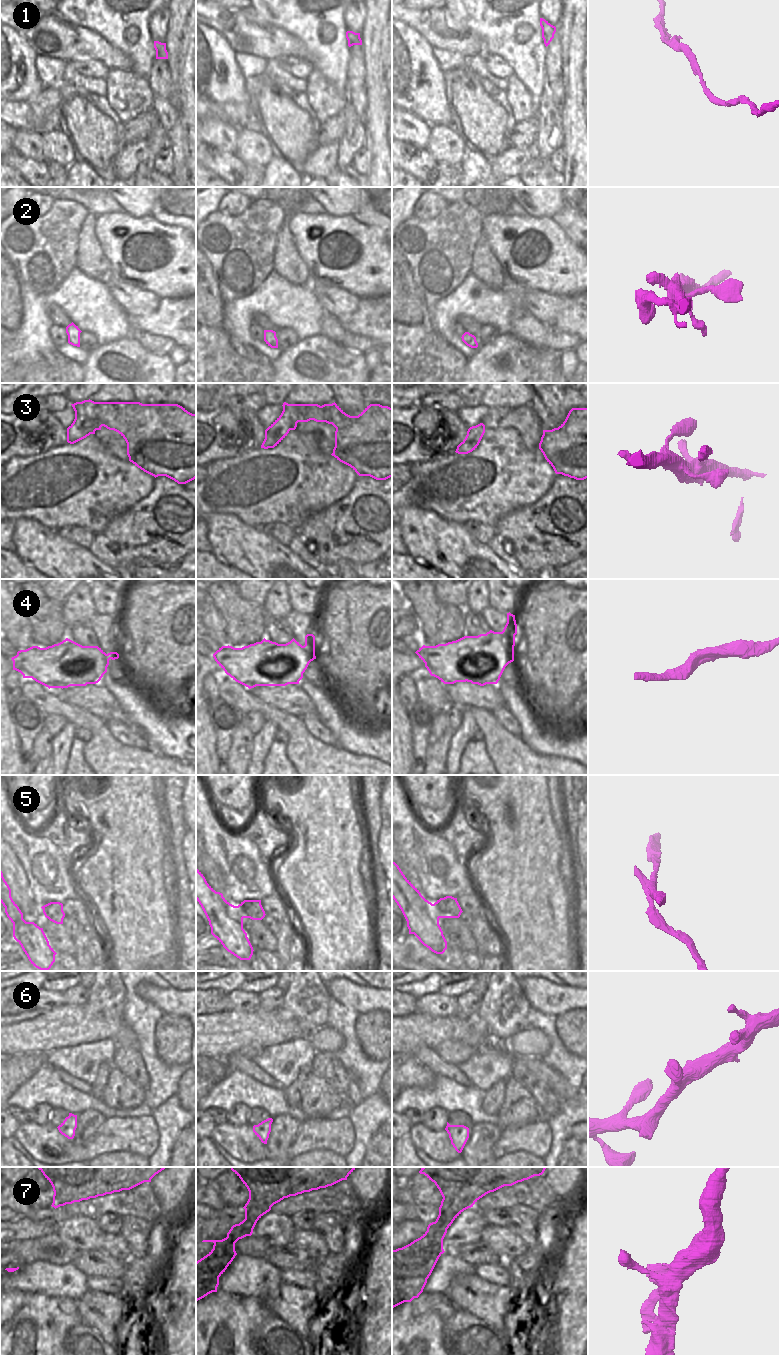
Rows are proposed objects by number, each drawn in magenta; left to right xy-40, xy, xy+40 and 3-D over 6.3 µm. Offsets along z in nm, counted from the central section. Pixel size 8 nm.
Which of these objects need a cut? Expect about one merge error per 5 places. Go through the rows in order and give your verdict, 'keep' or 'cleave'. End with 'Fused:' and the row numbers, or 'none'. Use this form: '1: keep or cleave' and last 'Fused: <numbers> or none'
1: keep
2: keep
3: keep
4: keep
5: cleave
6: keep
7: cleave
Fused: 5, 7

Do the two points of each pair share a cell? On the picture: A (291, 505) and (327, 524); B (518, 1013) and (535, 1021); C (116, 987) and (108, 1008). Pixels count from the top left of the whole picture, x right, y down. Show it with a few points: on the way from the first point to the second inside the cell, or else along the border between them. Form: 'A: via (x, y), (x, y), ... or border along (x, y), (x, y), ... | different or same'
A: border along (331, 504), (312, 513), (296, 529) | different
B: border along (531, 1007), (527, 1014), (528, 1026) | different
C: via (111, 992), (109, 994), (109, 1003) | same

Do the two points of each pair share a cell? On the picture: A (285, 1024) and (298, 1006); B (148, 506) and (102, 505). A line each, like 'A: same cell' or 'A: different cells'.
A: different cells
B: different cells

